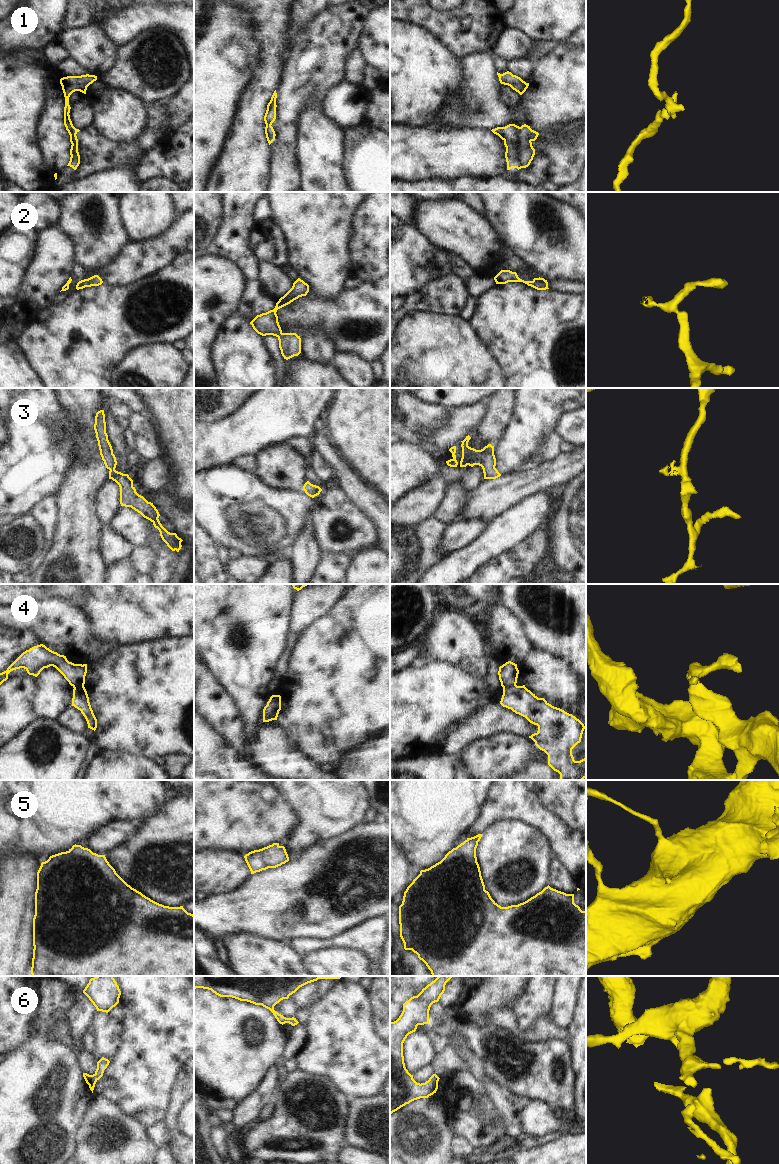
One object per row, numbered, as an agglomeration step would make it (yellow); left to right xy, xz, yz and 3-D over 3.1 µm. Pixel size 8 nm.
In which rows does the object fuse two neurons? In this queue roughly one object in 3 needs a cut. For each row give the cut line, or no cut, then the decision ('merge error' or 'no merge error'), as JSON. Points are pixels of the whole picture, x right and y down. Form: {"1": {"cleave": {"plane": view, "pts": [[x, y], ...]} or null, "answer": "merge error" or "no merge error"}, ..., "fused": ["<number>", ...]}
{"1": {"cleave": null, "answer": "no merge error"}, "2": {"cleave": null, "answer": "no merge error"}, "3": {"cleave": null, "answer": "no merge error"}, "4": {"cleave": {"plane": "yz", "pts": [[516, 685], [510, 688], [503, 688]]}, "answer": "merge error"}, "5": {"cleave": null, "answer": "no merge error"}, "6": {"cleave": null, "answer": "no merge error"}, "fused": ["4"]}

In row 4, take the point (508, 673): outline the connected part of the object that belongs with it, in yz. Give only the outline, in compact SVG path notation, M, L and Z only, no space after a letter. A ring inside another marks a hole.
M508 661L499 667L498 675L503 688L516 686L519 670L517 664Z

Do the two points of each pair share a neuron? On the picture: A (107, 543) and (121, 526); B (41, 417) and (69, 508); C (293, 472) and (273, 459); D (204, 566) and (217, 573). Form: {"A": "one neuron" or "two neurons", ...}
{"A": "two neurons", "B": "two neurons", "C": "one neuron", "D": "one neuron"}

